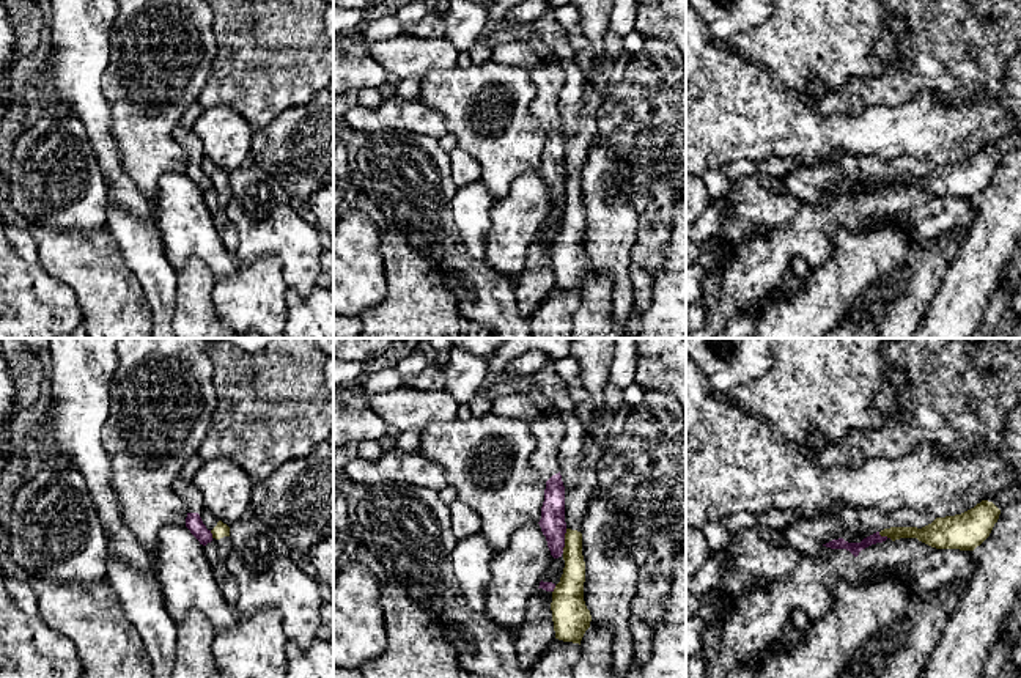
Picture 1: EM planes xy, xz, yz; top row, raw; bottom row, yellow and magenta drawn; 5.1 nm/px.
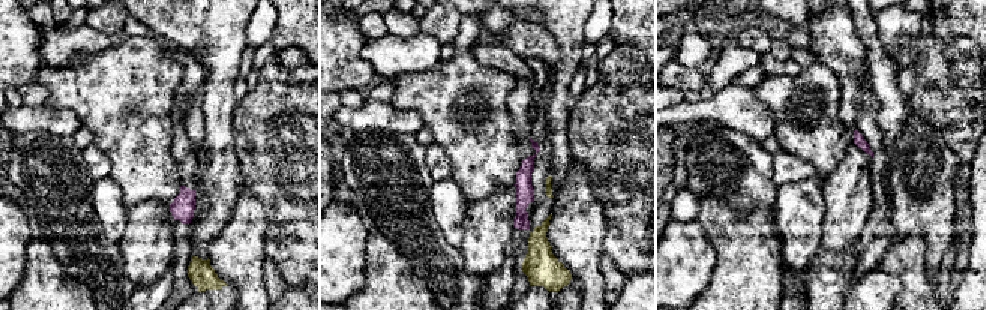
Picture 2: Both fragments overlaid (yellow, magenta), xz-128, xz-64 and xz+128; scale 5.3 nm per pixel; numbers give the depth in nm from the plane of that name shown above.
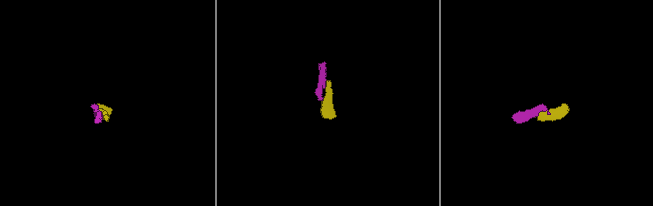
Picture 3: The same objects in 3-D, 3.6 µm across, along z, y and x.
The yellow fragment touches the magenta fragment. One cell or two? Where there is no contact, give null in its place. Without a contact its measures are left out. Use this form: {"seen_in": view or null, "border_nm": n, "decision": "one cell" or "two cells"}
{"seen_in": "xz", "border_nm": 130, "decision": "two cells"}

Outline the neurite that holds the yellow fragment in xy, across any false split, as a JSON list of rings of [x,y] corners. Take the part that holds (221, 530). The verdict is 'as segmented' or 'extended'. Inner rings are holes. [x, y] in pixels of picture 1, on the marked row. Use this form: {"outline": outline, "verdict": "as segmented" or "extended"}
{"outline": [[[206,508],[200,518],[206,529],[212,533],[212,541],[217,546],[219,557],[227,560],[231,552],[230,527],[219,521],[217,516]]], "verdict": "extended"}

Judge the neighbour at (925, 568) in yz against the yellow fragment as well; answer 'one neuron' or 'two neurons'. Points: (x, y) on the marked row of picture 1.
two neurons

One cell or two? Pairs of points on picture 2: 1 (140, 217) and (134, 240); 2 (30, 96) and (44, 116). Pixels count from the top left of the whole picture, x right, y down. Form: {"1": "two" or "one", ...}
{"1": "one", "2": "two"}

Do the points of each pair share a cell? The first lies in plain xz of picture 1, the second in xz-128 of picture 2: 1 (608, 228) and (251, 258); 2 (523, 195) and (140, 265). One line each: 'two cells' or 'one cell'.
1: one cell
2: one cell

